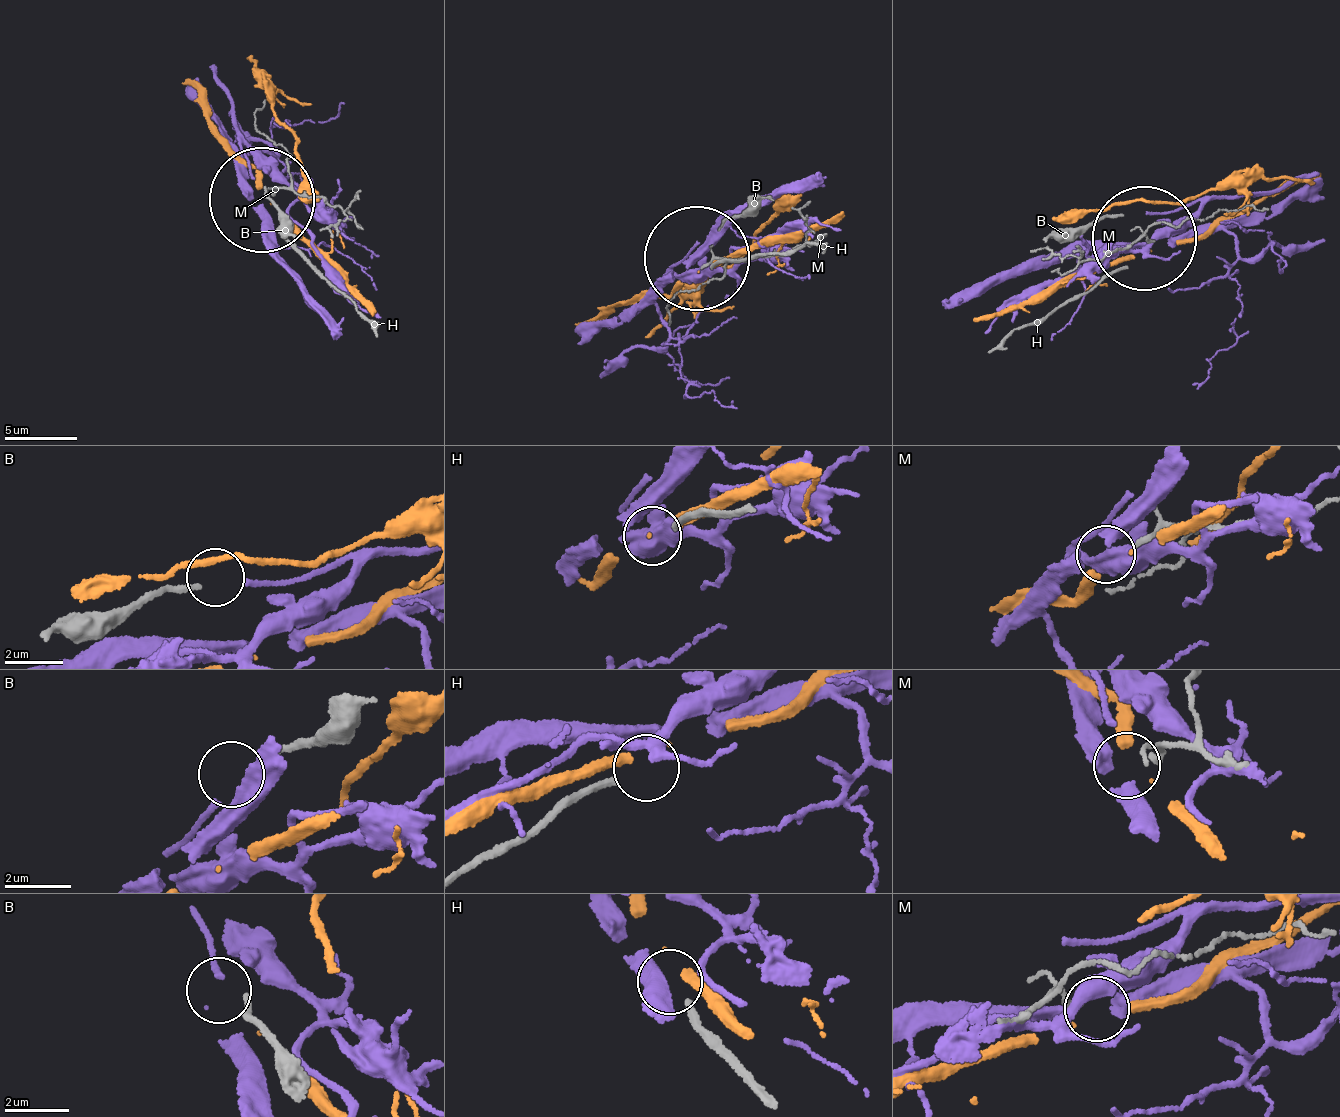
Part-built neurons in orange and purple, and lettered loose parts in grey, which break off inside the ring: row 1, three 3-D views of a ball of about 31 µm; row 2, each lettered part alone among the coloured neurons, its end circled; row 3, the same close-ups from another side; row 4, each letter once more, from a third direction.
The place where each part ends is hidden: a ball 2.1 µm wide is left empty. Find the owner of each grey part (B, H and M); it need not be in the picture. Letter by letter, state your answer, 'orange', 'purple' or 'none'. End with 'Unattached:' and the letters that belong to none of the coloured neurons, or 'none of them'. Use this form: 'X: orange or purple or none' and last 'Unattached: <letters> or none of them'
B: purple
H: none
M: orange
Unattached: H

